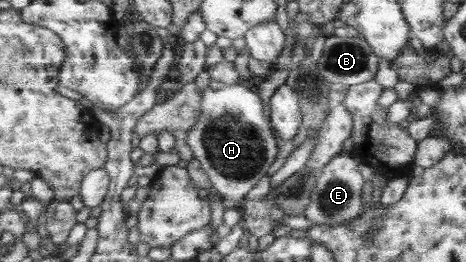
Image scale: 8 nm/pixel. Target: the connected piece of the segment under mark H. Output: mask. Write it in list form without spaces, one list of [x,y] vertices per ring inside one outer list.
[[[241,82],[226,86],[212,83],[202,90],[202,98],[203,116],[188,136],[188,146],[219,196],[235,203],[243,202],[245,196],[255,188],[255,184],[263,176],[268,176],[280,160],[280,140],[270,127],[271,122],[265,118],[265,106],[253,87]]]

